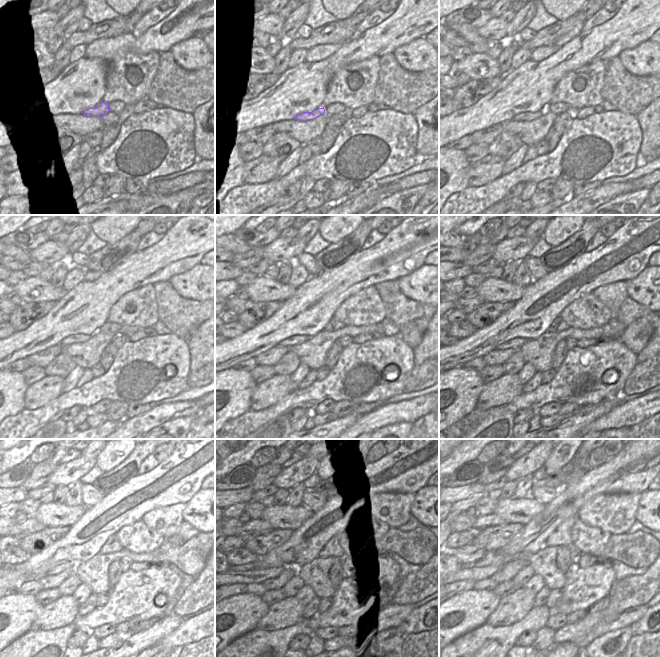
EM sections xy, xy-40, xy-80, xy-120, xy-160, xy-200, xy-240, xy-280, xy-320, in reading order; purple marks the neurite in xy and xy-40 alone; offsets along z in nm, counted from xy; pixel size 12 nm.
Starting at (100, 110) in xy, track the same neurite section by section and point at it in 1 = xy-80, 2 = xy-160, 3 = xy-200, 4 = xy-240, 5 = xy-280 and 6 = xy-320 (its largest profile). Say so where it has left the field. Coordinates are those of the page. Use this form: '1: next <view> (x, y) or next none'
1: next xy-80 (525, 116)
2: next xy-160 (292, 341)
3: next xy-200 (516, 342)
4: next xy-240 (66, 566)
5: next xy-280 (235, 576)
6: next xy-320 (475, 574)

